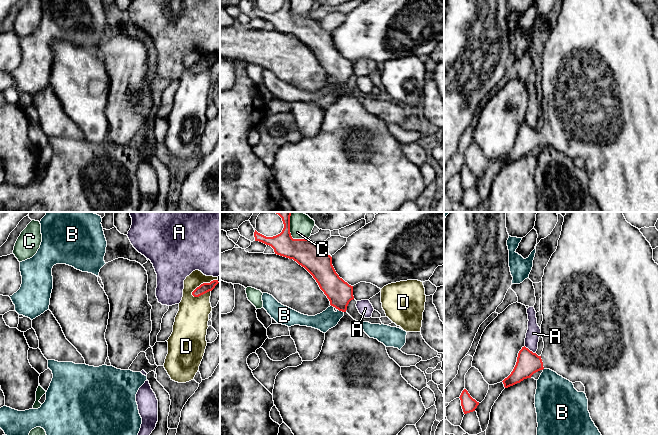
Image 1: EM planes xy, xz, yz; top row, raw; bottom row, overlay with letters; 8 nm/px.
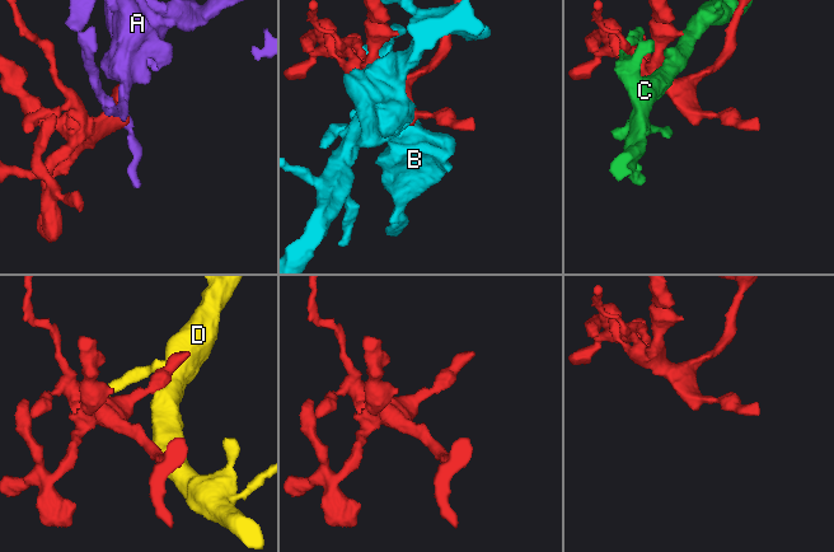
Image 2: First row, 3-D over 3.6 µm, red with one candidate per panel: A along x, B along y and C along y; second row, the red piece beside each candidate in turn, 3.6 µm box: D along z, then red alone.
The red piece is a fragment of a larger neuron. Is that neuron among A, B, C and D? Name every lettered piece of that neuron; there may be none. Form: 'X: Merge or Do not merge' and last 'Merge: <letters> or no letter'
A: Do not merge
B: Do not merge
C: Do not merge
D: Do not merge
Merge: no letter

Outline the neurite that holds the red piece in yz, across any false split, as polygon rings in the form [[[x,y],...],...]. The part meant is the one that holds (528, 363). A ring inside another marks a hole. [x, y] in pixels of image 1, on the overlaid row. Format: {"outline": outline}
{"outline": [[[567,212],[564,216],[562,231],[558,240],[556,251],[552,254],[547,266],[544,269],[542,277],[542,315],[543,321],[541,324],[541,336],[544,342],[542,354],[538,356],[525,346],[518,353],[516,365],[511,374],[502,382],[505,388],[520,383],[524,379],[543,369],[550,369],[558,375],[569,380],[572,383],[581,382],[585,387],[585,394],[588,399],[588,411],[590,417],[598,428],[602,436],[658,436],[658,264],[653,260],[653,249],[650,243],[646,240],[640,230],[628,223],[623,215],[623,212]]]}

